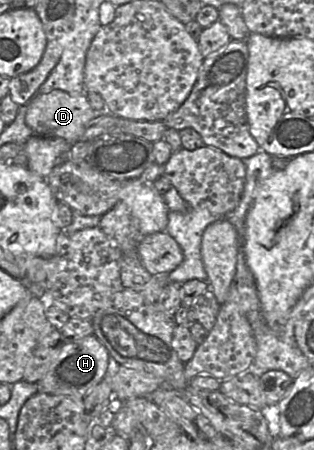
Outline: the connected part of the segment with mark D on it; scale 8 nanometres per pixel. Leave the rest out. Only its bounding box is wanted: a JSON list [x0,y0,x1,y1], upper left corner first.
[26,90,106,143]

